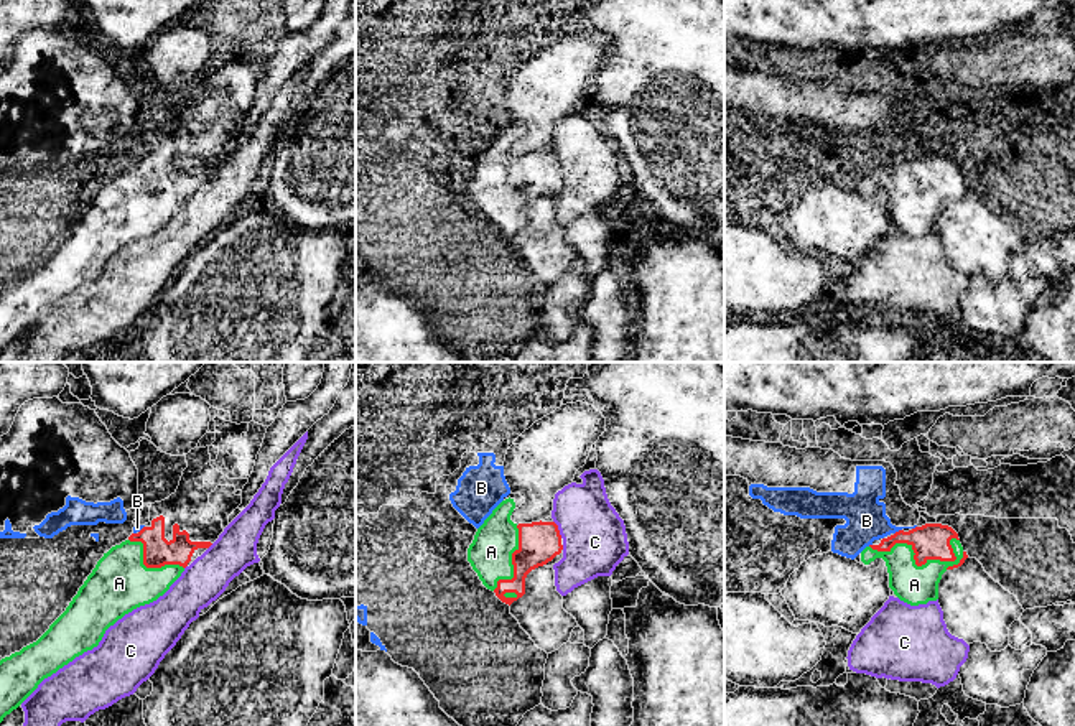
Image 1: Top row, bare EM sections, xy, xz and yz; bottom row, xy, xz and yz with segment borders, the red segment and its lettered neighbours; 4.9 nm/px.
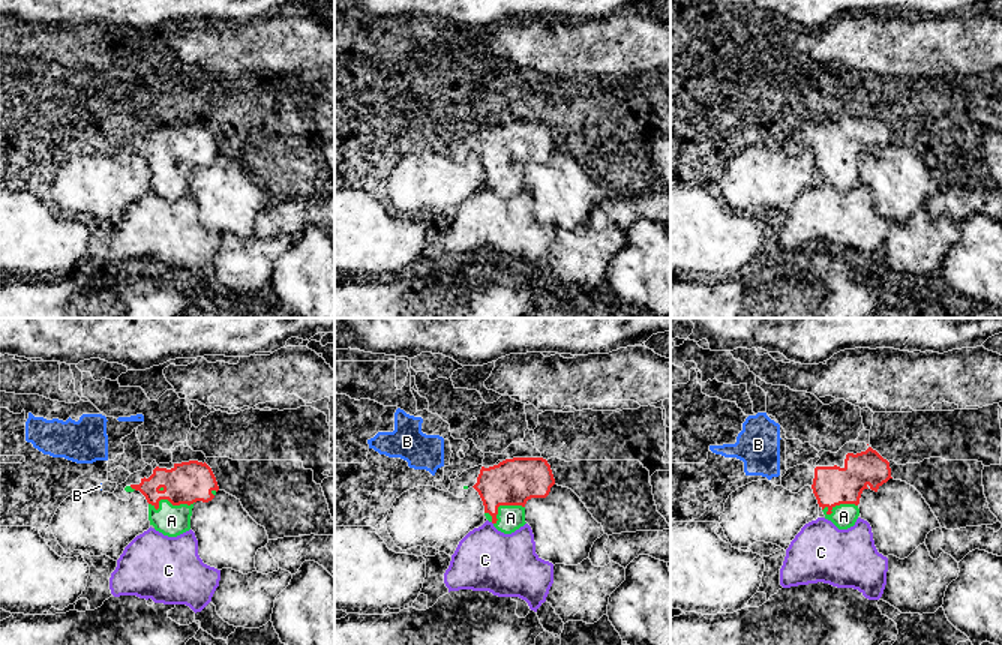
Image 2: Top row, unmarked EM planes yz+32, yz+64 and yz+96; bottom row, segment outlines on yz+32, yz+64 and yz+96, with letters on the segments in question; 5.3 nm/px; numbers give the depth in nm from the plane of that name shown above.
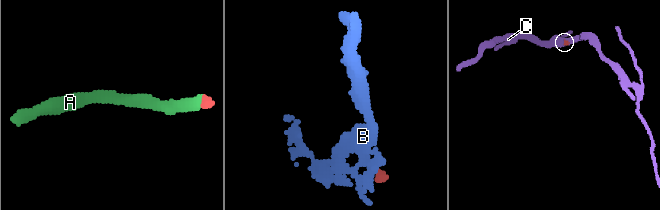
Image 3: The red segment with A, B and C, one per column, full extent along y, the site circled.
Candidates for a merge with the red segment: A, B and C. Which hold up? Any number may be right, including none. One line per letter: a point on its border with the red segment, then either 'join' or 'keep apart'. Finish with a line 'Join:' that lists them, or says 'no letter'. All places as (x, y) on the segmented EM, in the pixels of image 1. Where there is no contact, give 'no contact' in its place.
A: meets red in yz at (914, 558); join
B: meets red in yz at (899, 530); keep apart
C: meets red in xz at (557, 529); keep apart
Join: A

